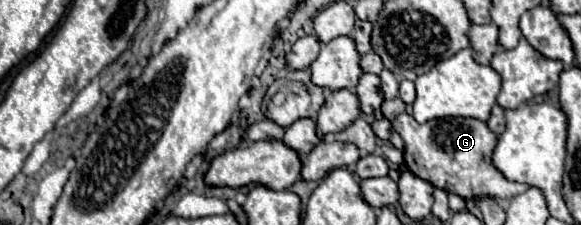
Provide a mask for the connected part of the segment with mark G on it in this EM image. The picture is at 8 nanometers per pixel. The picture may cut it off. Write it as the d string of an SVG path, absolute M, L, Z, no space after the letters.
M401 113L393 119L393 129L405 141L405 161L411 171L447 193L457 193L463 199L513 199L515 195L529 189L525 183L507 181L507 177L503 177L503 173L491 165L491 153L497 145L497 135L487 129L485 121L473 117L443 117L419 125L409 113Z

